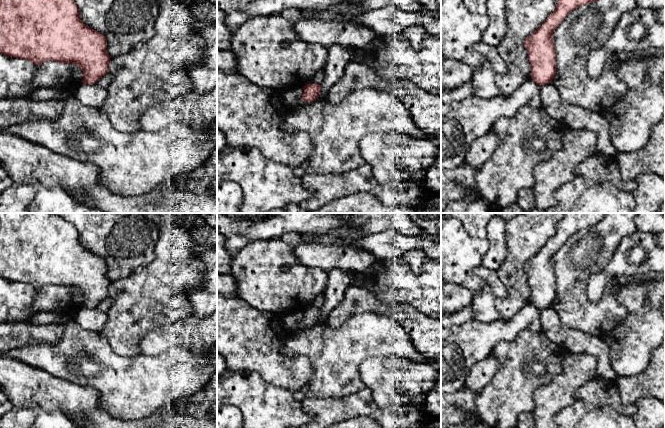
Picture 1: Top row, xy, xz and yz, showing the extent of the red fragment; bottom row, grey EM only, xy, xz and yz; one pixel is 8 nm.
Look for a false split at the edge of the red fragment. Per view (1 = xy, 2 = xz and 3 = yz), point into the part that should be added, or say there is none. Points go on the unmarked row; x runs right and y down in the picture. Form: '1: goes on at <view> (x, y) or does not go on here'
1: does not go on here
2: does not go on here
3: does not go on here

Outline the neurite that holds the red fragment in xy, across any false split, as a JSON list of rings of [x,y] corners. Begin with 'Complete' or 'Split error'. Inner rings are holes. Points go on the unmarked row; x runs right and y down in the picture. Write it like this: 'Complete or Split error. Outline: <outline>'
Complete. Outline: [[[0,213],[0,278],[23,282],[36,289],[46,285],[72,287],[83,295],[82,308],[95,308],[108,297],[111,280],[106,272],[104,259],[82,246],[76,227],[64,218],[54,213]]]

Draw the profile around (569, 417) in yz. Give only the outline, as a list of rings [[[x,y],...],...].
[[[576,400],[571,406],[565,407],[556,413],[556,428],[575,428],[588,412],[589,406],[580,400]]]

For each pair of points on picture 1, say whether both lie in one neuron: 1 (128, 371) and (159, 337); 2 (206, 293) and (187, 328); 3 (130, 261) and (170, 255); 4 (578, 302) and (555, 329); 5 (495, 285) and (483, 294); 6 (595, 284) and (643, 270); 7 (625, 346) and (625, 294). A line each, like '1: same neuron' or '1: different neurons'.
1: different neurons
2: different neurons
3: different neurons
4: different neurons
5: different neurons
6: same neuron
7: same neuron

